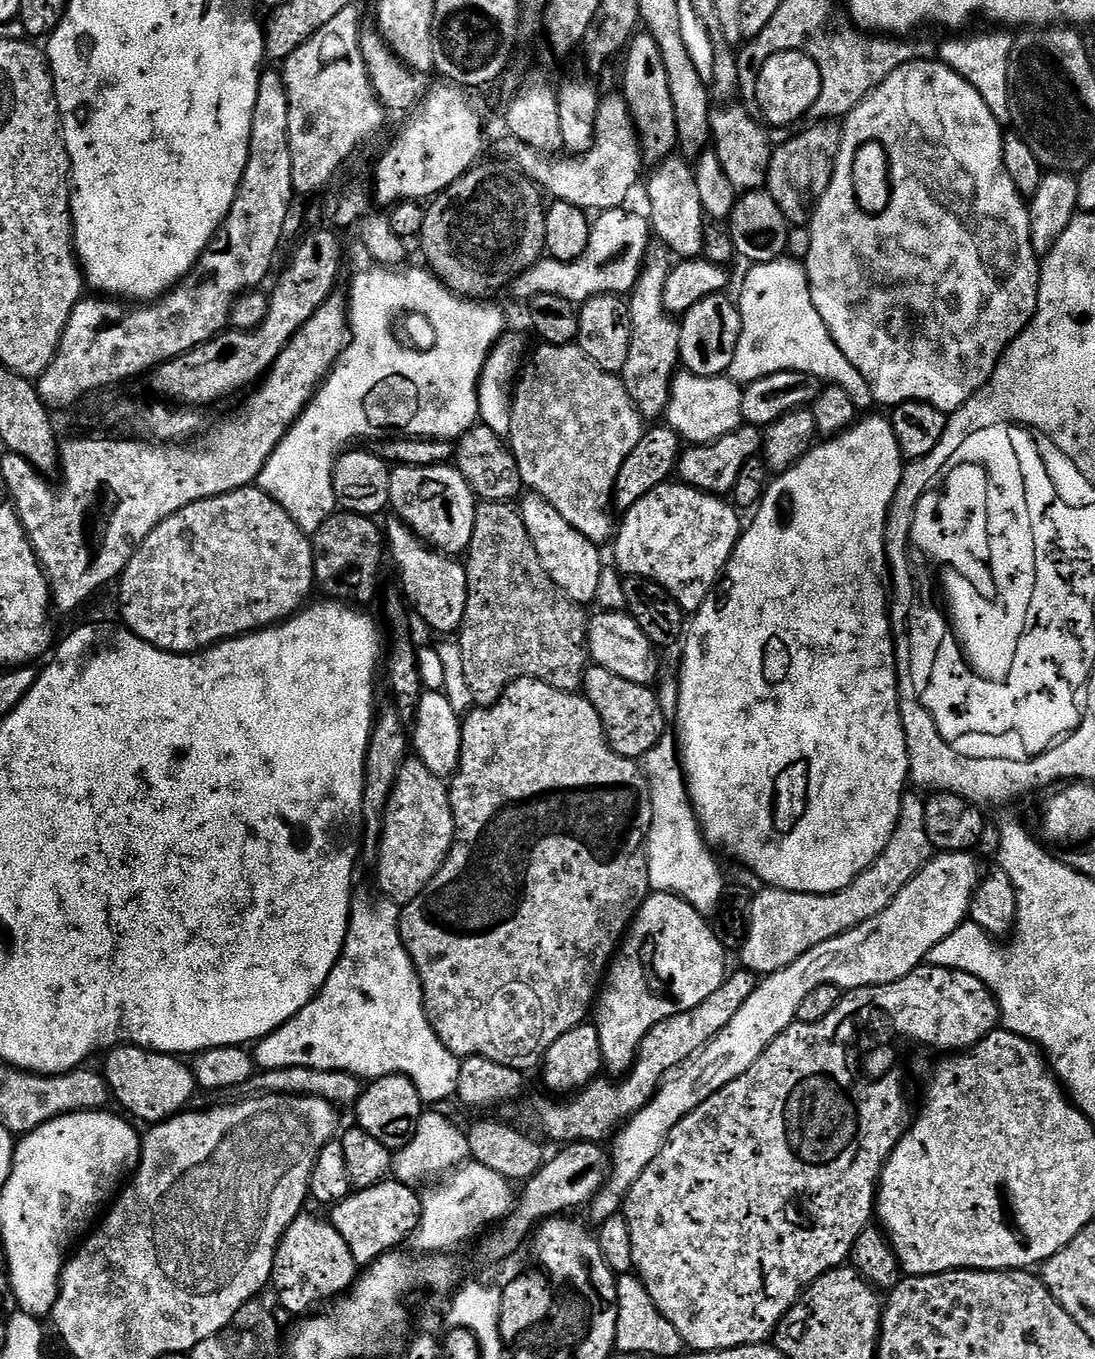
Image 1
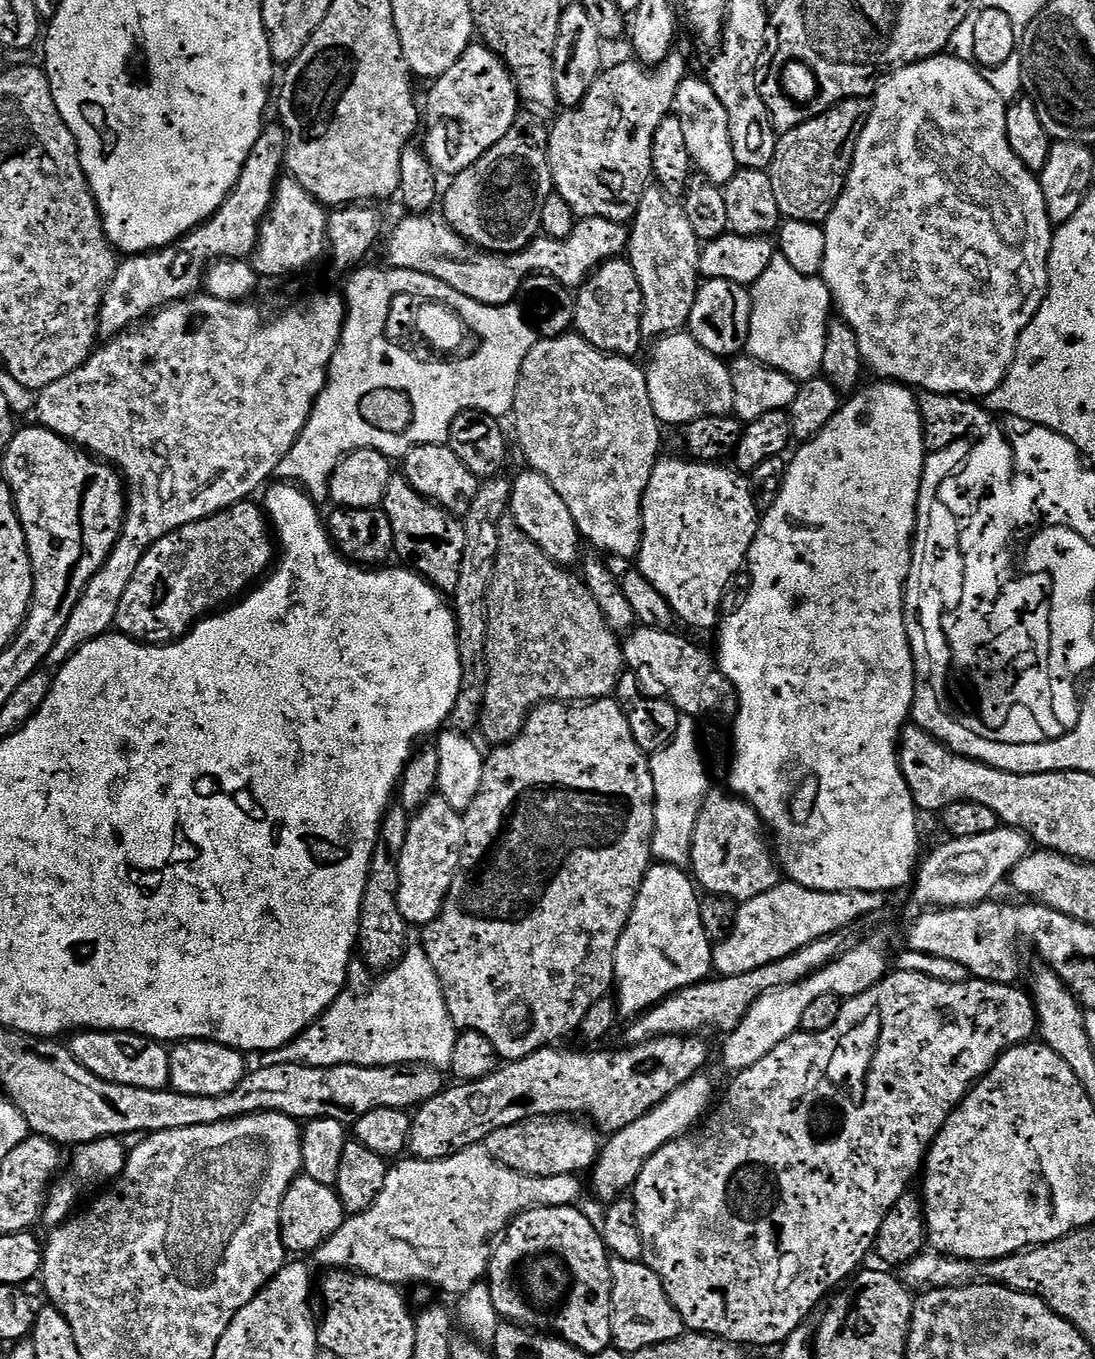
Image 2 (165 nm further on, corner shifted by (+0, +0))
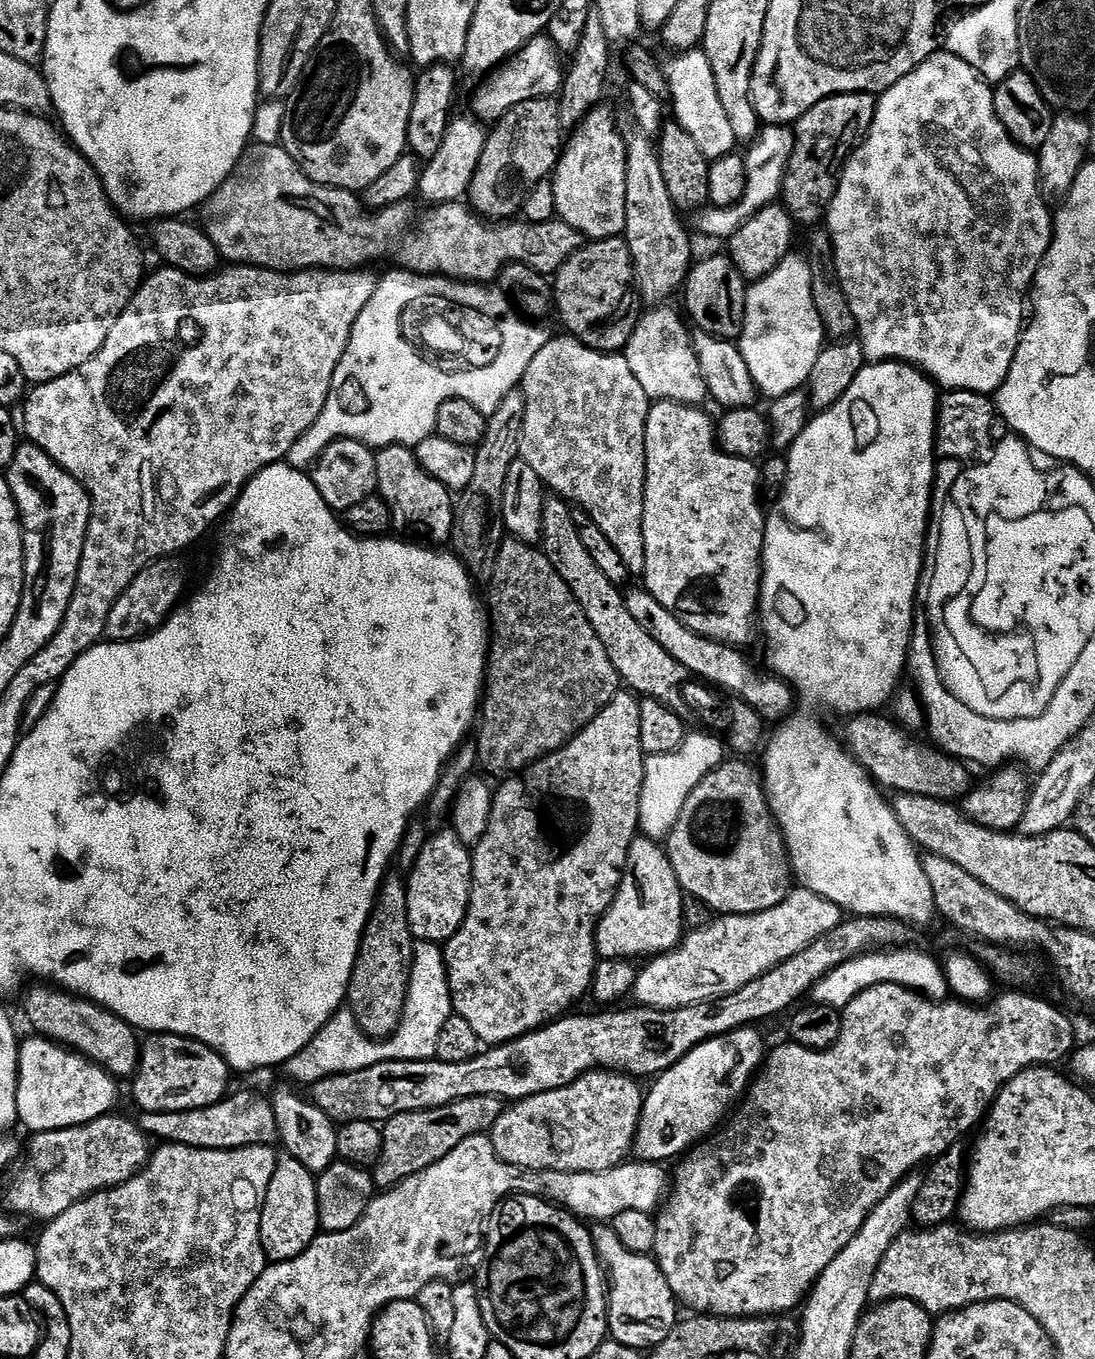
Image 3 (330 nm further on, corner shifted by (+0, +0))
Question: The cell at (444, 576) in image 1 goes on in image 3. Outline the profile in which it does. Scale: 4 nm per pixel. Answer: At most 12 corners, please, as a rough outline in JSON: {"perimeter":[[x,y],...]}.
{"perimeter":[[411,447],[376,452],[376,487],[401,537],[451,541],[453,493]]}

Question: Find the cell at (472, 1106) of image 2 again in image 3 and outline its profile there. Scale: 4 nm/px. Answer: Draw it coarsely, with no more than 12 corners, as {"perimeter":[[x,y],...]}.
{"perimeter":[[498,1096],[392,1116],[383,1125],[377,1189],[434,1166],[491,1133]]}

